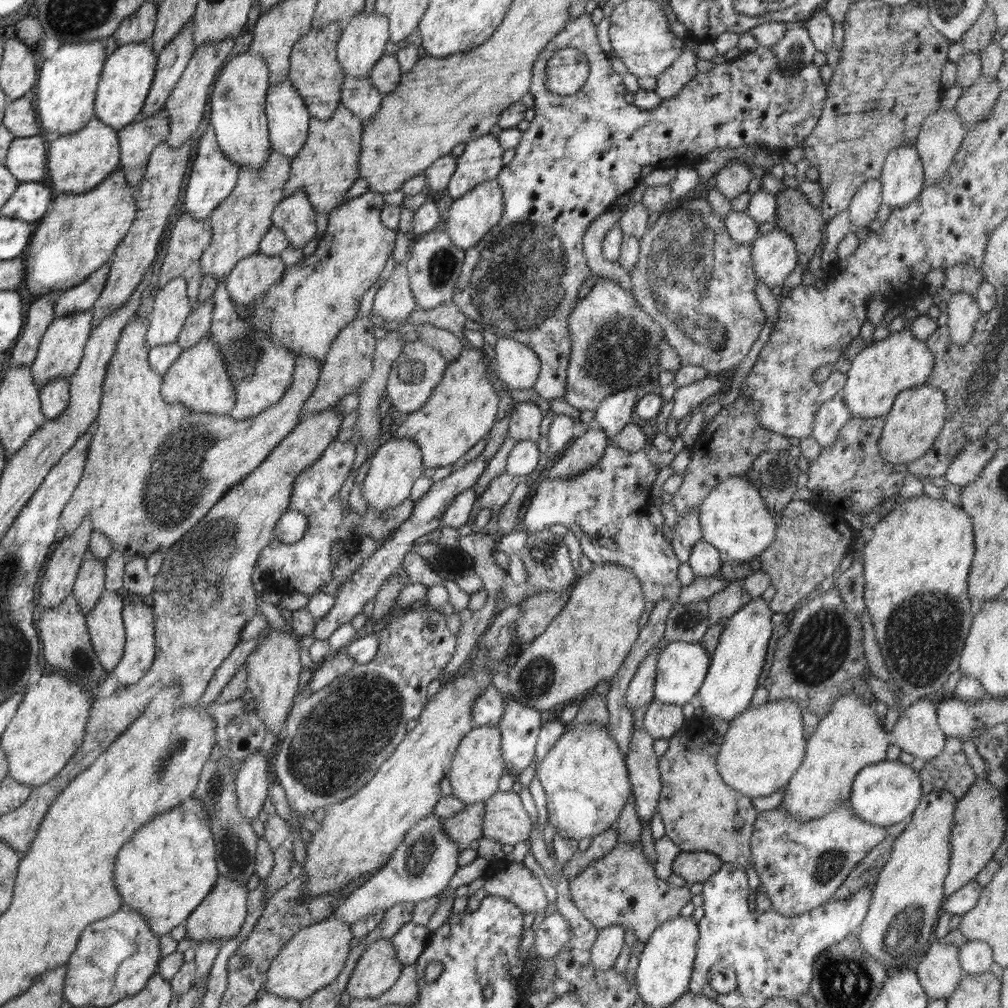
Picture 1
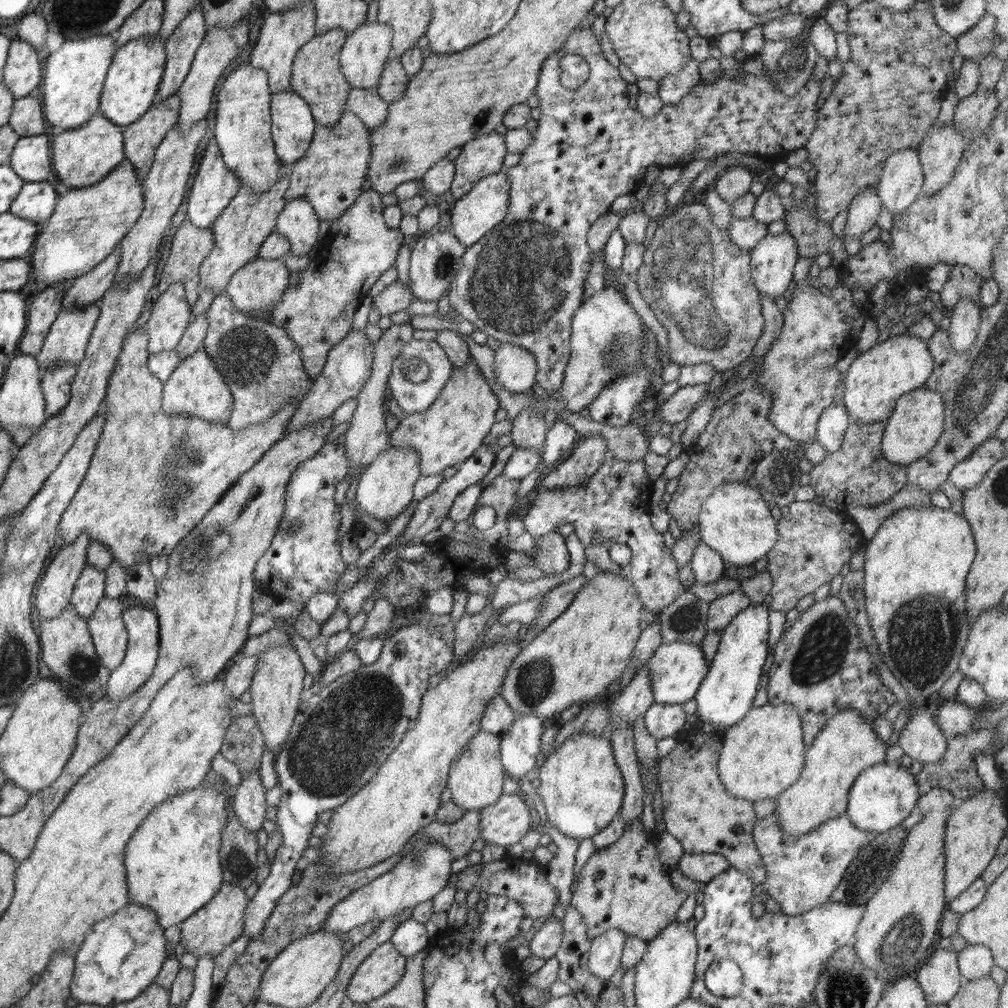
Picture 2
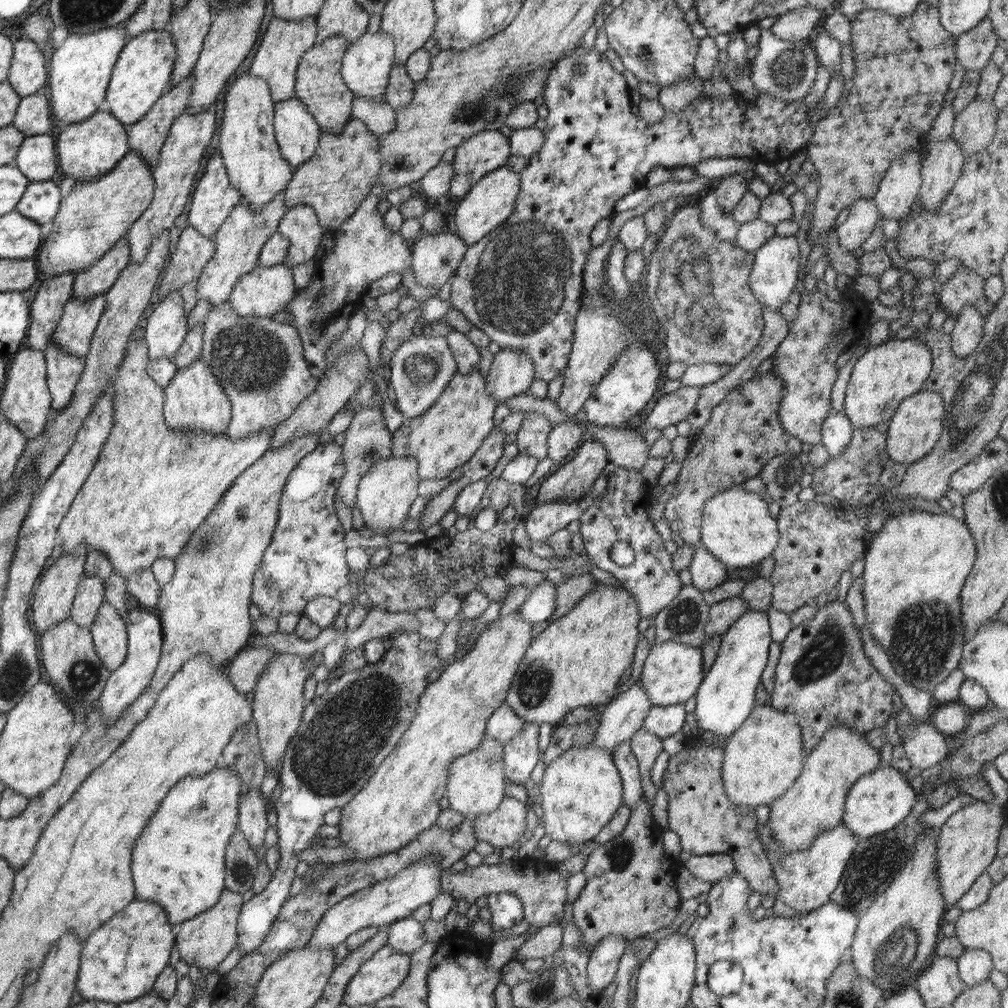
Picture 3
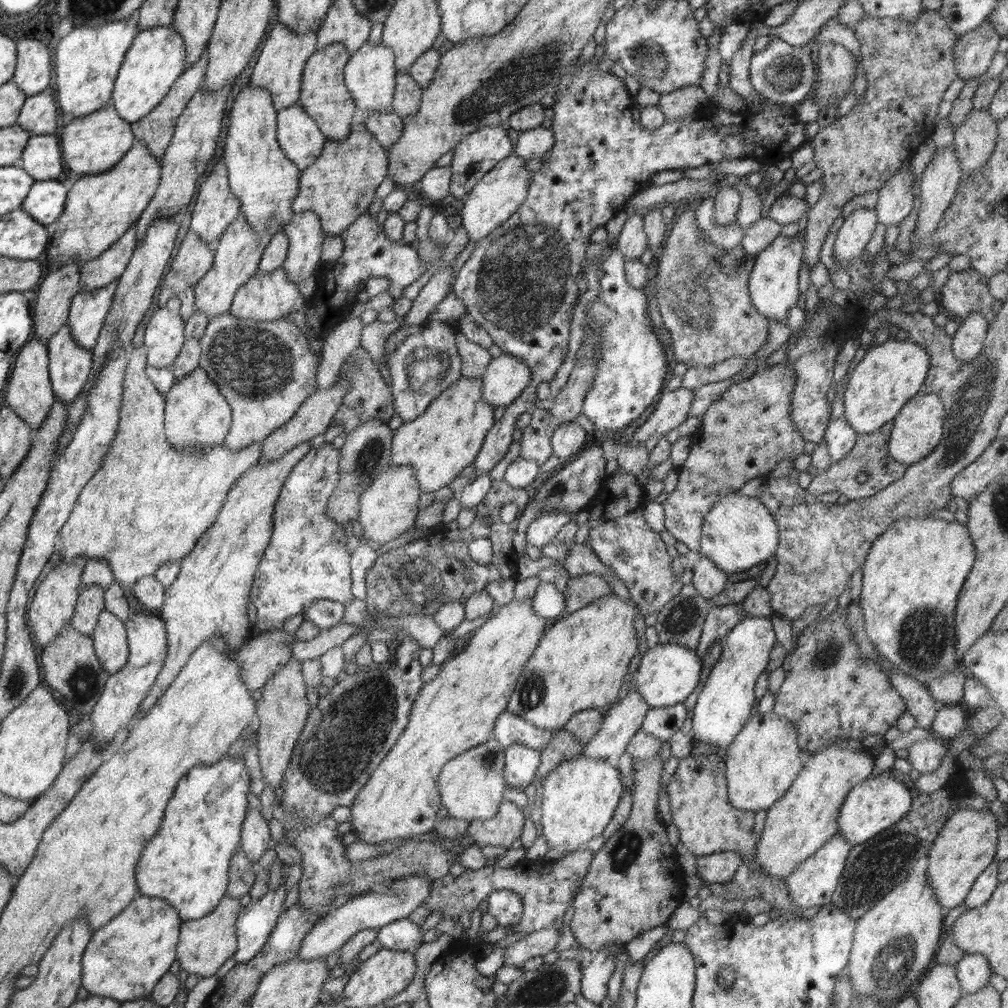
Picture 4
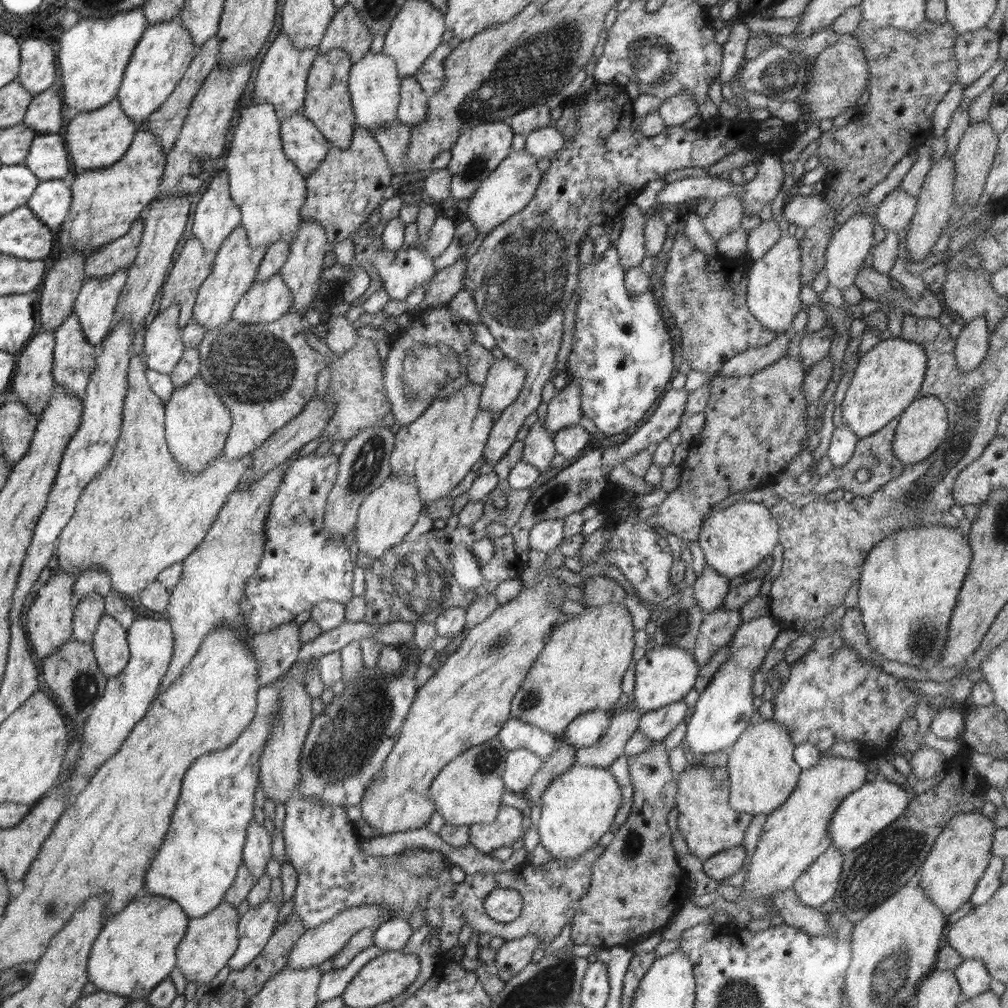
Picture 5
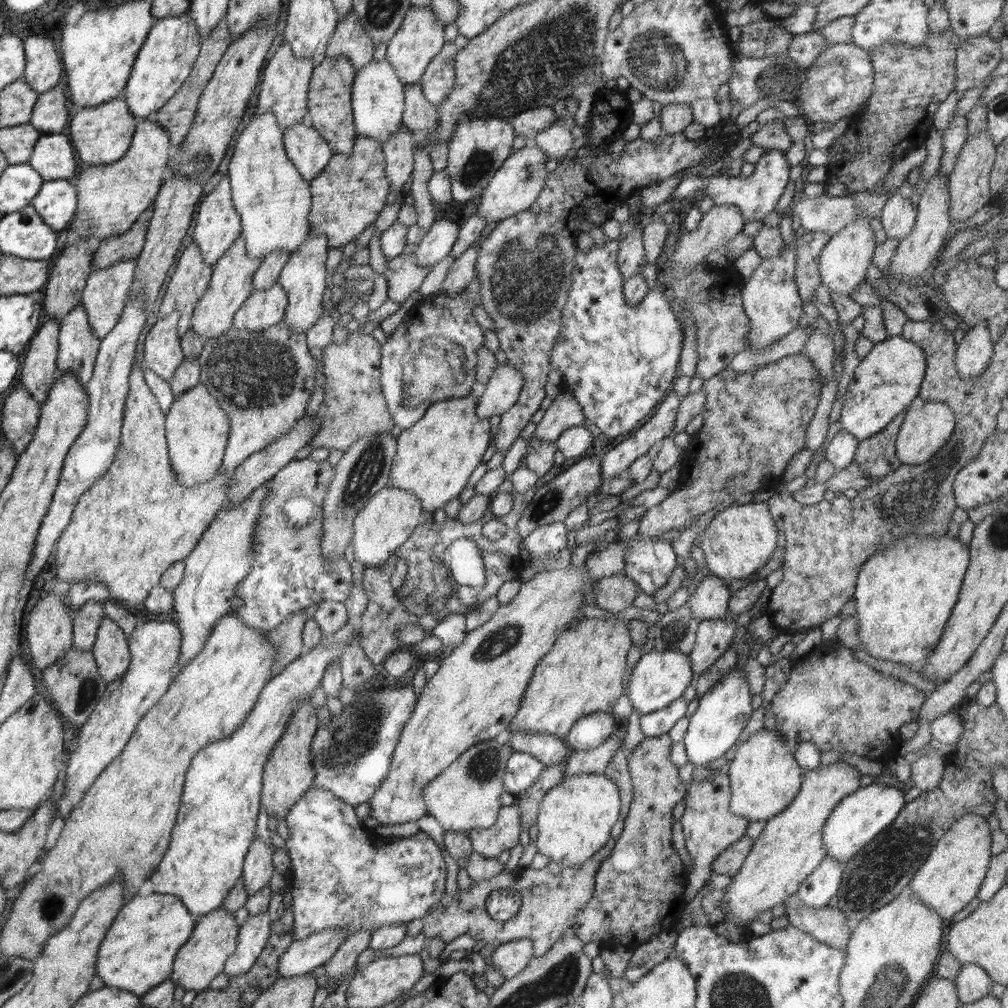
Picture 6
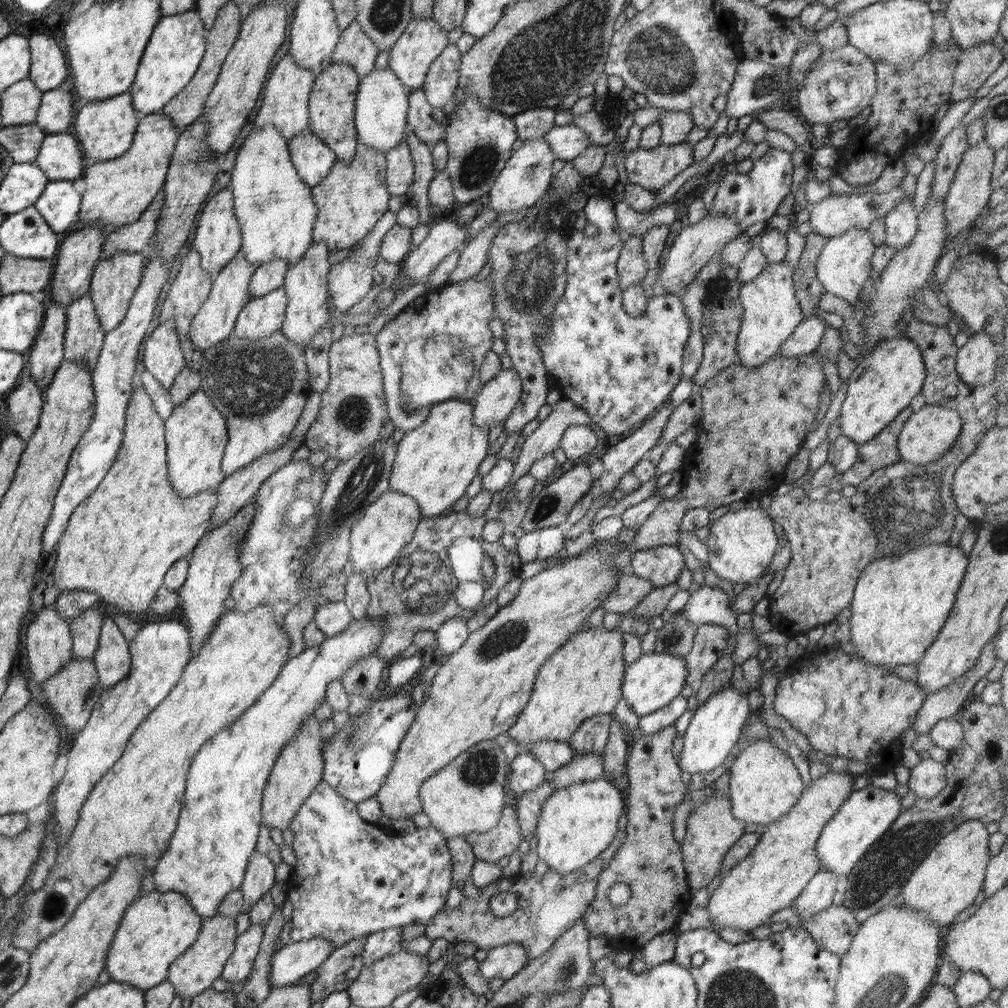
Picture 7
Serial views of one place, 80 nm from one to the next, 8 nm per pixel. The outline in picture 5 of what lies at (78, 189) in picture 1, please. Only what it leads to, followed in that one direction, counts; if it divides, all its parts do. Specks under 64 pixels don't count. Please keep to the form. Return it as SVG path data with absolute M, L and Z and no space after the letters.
M117 99L88 112L75 112L68 116L65 145L72 164L82 170L98 170L118 162L132 144L136 122L124 114Z

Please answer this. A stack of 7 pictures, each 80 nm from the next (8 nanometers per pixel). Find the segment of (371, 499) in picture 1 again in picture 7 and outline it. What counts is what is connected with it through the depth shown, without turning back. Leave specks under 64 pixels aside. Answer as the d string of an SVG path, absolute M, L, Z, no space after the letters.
M386 491L369 504L364 516L351 529L349 560L354 572L365 582L389 566L394 558L404 553L405 546L412 540L422 520L418 503L401 492Z

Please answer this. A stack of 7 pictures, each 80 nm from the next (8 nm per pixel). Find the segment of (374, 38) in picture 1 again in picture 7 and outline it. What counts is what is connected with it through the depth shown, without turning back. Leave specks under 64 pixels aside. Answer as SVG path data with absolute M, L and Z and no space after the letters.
M390 67L376 69L360 79L355 100L355 127L357 138L362 144L377 148L386 154L394 148L409 131L407 112L410 88L390 70Z

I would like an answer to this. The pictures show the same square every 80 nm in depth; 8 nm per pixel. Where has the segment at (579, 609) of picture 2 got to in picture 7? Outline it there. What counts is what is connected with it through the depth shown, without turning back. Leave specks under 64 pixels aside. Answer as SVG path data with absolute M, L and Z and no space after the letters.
M587 625L586 627L581 628L576 634L573 634L559 649L558 652L554 652L548 660L542 664L540 670L537 672L536 680L534 681L534 688L532 689L532 694L530 695L530 700L528 700L527 705L524 707L524 710L520 713L520 716L517 718L517 721L512 725L508 730L510 738L514 739L518 744L518 750L520 753L528 752L531 749L531 746L538 741L547 741L547 740L557 740L557 741L567 741L576 729L578 725L587 718L590 718L594 715L599 715L600 713L614 713L614 709L618 701L623 698L622 685L623 678L625 677L625 660L623 656L624 643L622 642L623 632L614 628L611 630L605 629L604 627L593 627Z

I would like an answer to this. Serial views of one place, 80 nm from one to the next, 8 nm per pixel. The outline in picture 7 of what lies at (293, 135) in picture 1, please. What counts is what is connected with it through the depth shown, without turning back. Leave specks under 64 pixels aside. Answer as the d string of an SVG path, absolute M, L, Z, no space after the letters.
M309 130L299 132L287 140L290 160L300 179L310 188L324 180L337 161L335 152Z

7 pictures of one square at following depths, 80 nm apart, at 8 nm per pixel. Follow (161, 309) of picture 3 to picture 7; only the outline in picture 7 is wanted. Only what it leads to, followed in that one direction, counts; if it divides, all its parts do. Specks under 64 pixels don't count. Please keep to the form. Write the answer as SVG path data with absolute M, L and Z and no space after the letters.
M174 319L165 320L151 332L144 342L143 360L146 371L164 386L164 390L170 390L182 367L186 367Z

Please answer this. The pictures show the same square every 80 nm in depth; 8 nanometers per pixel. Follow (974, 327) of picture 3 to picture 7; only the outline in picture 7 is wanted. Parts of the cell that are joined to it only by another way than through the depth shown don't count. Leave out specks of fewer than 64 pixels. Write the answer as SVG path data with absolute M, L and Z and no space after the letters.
M977 332L969 337L968 341L956 351L955 371L956 375L968 386L988 386L994 382L996 374L996 359L1000 356L997 345L991 340L991 336L985 332Z

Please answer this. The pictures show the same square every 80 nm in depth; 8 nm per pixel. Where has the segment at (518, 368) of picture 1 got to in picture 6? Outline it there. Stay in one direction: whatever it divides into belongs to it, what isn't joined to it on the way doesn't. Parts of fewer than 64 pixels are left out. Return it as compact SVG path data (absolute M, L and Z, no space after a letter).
M498 364L490 376L484 394L476 402L476 418L490 420L493 416L501 416L507 412L518 400L523 388L523 376L516 367L506 364Z

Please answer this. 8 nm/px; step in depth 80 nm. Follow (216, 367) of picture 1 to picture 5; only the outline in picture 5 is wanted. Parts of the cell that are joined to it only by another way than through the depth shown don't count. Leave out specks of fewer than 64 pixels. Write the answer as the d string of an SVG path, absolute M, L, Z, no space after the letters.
M199 375L192 378L186 386L172 392L170 402L165 404L165 438L172 457L189 473L201 473L218 456L224 454L226 440L230 432L232 420L228 408L220 402L214 390Z

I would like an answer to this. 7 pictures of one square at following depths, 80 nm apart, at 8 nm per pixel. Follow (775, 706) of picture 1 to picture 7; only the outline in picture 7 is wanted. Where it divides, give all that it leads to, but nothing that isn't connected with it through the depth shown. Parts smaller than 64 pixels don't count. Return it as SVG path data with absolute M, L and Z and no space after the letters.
M756 739L747 747L744 747L734 759L729 772L729 799L732 816L735 816L738 820L743 820L745 823L754 822L754 824L759 824L762 827L777 821L781 816L790 811L796 804L796 801L801 798L805 789L800 773L798 773L798 769L792 763L788 753L778 749L768 739Z

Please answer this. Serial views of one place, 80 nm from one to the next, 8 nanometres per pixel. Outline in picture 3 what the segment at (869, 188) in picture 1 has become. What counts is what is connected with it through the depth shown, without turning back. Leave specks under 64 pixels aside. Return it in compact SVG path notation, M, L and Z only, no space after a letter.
M874 198L856 199L846 220L836 228L840 246L852 253L872 234L874 226L880 224L880 218Z

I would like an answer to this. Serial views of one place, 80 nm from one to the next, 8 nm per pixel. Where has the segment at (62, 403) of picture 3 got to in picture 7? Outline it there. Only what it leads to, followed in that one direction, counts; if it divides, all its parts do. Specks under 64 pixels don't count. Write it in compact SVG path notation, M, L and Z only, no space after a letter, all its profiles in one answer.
M89 292L75 300L66 311L63 360L96 366L106 332L102 330Z

